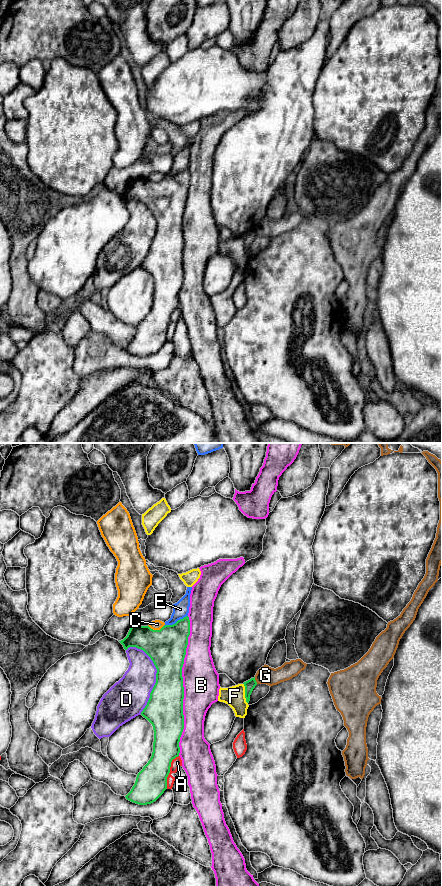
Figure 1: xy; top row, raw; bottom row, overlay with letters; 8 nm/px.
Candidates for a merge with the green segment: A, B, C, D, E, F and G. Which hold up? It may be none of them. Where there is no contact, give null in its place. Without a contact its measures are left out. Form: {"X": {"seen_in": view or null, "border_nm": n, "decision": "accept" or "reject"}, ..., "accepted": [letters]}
{"A": {"seen_in": "xy", "border_nm": 280, "decision": "reject"}, "B": {"seen_in": "xy", "border_nm": 1100, "decision": "reject"}, "C": {"seen_in": "xy", "border_nm": 130, "decision": "reject"}, "D": {"seen_in": "xy", "border_nm": 550, "decision": "reject"}, "E": {"seen_in": "xy", "border_nm": 220, "decision": "reject"}, "F": {"seen_in": "xy", "border_nm": 170, "decision": "reject"}, "G": {"seen_in": "xy", "border_nm": 60, "decision": "reject"}, "accepted": []}

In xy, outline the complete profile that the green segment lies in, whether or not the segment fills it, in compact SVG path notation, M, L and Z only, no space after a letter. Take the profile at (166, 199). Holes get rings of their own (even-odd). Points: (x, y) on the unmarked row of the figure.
M186 168L160 182L131 178L127 188L119 193L125 202L129 199L143 202L157 221L156 235L141 264L153 278L152 308L125 348L139 357L151 356L164 345L171 314L180 305L179 294L184 281L182 219L189 187L190 172Z

